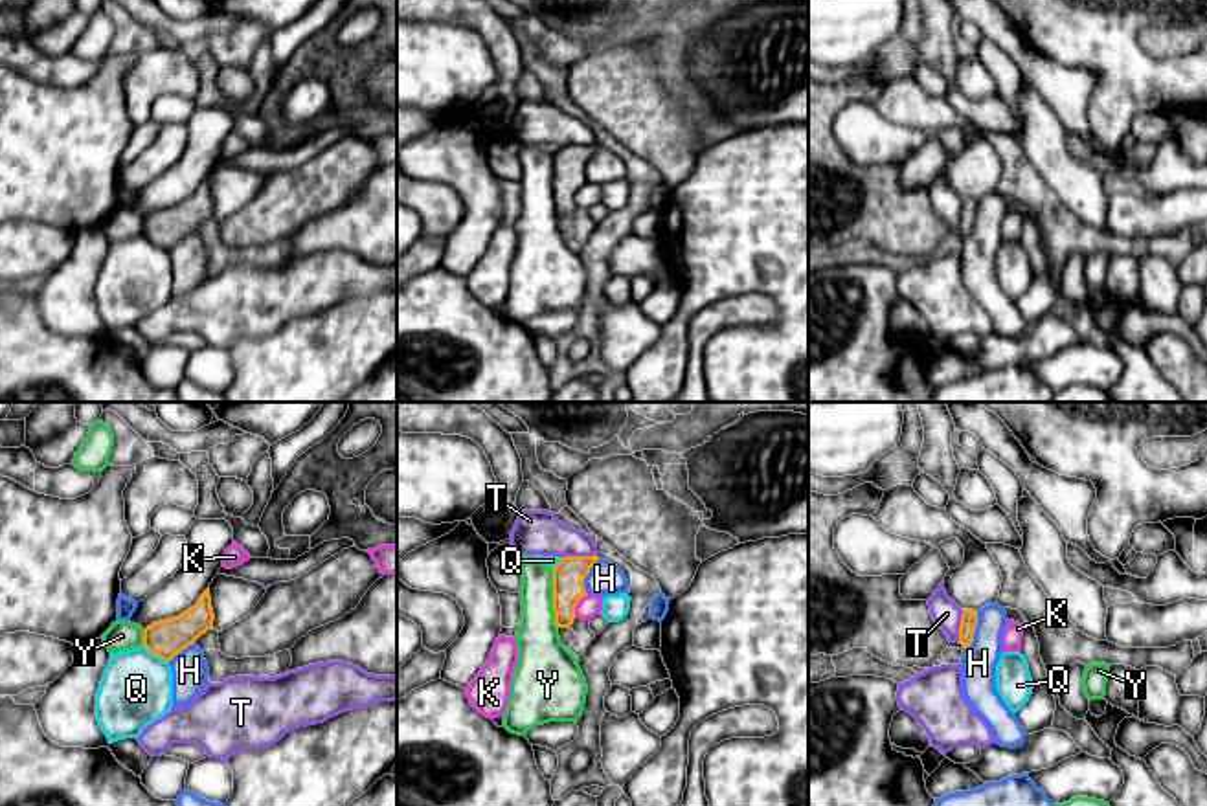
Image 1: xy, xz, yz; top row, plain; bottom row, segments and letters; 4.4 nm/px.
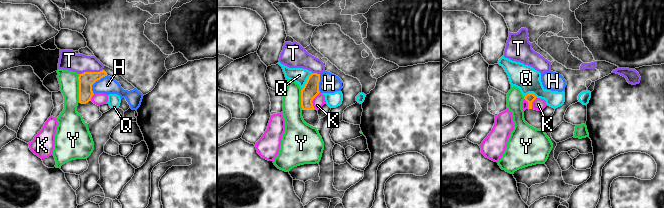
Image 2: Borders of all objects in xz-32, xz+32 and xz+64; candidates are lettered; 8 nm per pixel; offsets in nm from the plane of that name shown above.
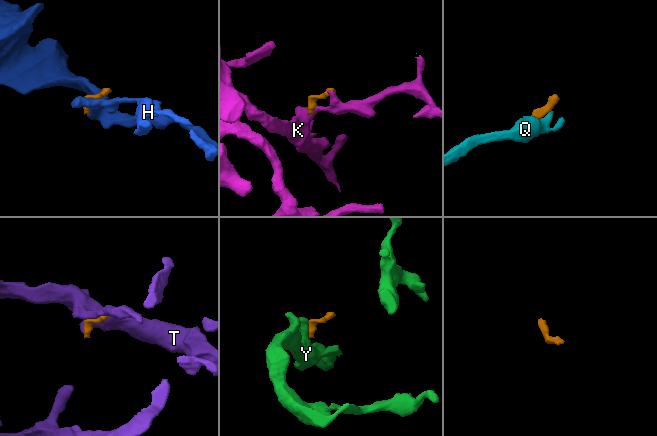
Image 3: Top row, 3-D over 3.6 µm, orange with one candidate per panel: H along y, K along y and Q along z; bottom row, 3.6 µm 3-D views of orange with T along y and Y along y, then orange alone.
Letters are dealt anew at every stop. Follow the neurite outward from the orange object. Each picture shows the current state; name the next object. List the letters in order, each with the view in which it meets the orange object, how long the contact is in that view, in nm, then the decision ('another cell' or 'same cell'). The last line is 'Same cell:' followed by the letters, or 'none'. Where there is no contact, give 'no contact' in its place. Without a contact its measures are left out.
H: yz | 180 nm | another cell
K: xz | 120 nm | another cell
Q: xy | 140 nm | another cell
T: xz | 160 nm | another cell
Y: xz | 260 nm | another cell
Same cell: none

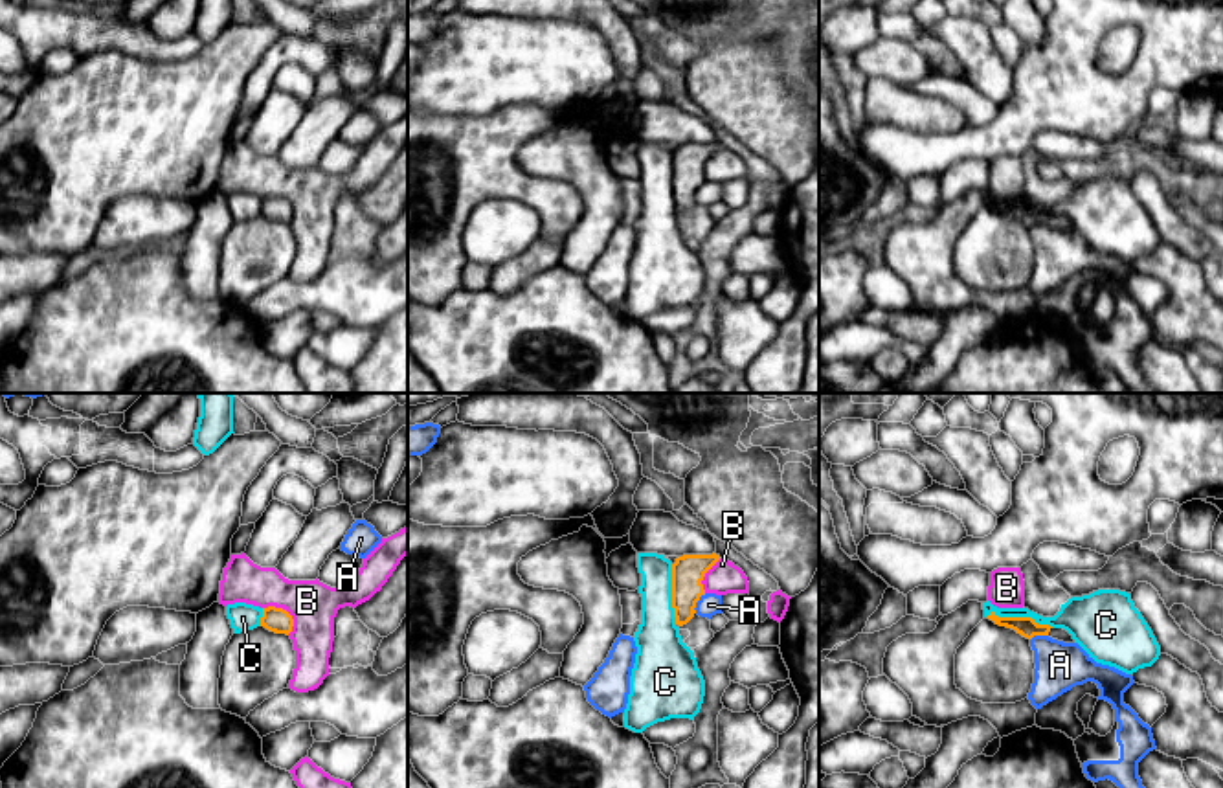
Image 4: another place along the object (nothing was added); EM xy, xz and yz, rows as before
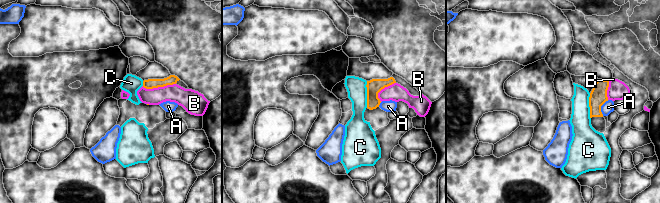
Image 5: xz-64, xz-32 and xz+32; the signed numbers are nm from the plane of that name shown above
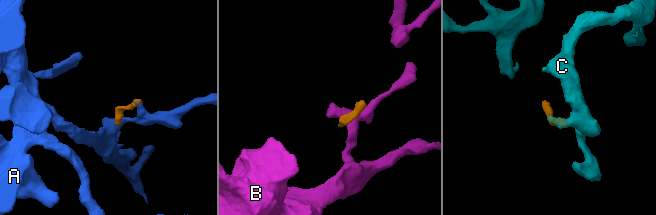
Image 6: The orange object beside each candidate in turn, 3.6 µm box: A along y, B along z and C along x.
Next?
A: xz | 100 nm | another cell
B: xy | 170 nm | another cell
C: yz | 300 nm | another cell
Same cell: none

